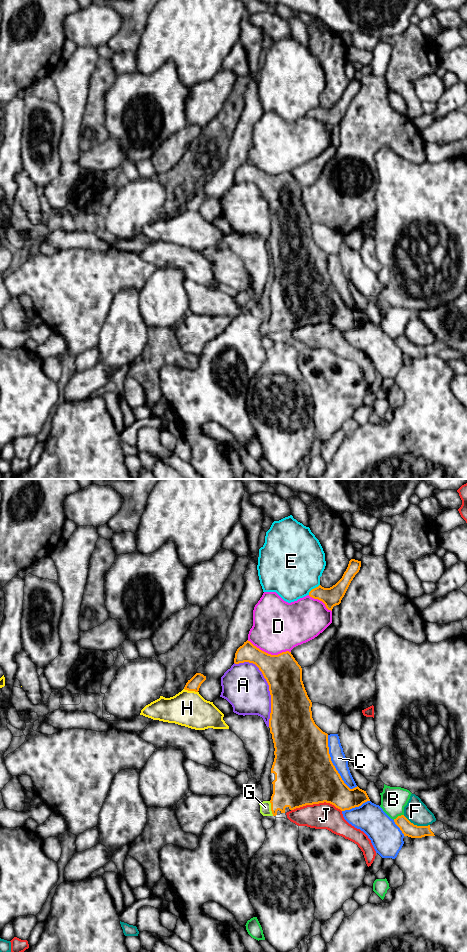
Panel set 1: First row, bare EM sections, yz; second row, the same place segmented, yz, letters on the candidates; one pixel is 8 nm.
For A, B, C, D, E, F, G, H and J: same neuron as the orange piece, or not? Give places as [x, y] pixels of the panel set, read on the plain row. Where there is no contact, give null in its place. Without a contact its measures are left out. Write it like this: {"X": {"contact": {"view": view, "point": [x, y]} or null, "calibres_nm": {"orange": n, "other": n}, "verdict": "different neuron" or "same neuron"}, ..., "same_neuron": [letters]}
{"A": {"contact": {"view": "yz", "point": [268, 204]}, "calibres_nm": {"orange": 320, "other": 360}, "verdict": "different neuron"}, "B": {"contact": {"view": "yz", "point": [398, 336]}, "calibres_nm": {"orange": 110, "other": 200}, "verdict": "different neuron"}, "C": {"contact": {"view": "yz", "point": [333, 285]}, "calibres_nm": {"orange": 480, "other": 120}, "verdict": "different neuron"}, "D": {"contact": {"view": "yz", "point": [269, 174]}, "calibres_nm": {"orange": 300, "other": 420}, "verdict": "different neuron"}, "E": {"contact": {"view": "yz", "point": [314, 108]}, "calibres_nm": {"orange": 150, "other": 480}, "verdict": "different neuron"}, "F": {"contact": {"view": "yz", "point": [416, 345]}, "calibres_nm": {"orange": 110, "other": 180}, "verdict": "different neuron"}, "G": {"contact": {"view": "yz", "point": [271, 328]}, "calibres_nm": {"orange": 340, "other": 100}, "verdict": "same neuron"}, "H": {"contact": {"view": "yz", "point": [191, 210]}, "calibres_nm": {"orange": 100, "other": 280}, "verdict": "different neuron"}, "J": {"contact": {"view": "yz", "point": [316, 323]}, "calibres_nm": {"orange": 480, "other": 200}, "verdict": "different neuron"}, "same_neuron": ["G"]}

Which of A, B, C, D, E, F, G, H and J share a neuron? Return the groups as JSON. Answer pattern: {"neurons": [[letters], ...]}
{"neurons": [["A"], ["B"], ["C"], ["D"], ["E"], ["F"], ["G"], ["H"], ["J"]]}

